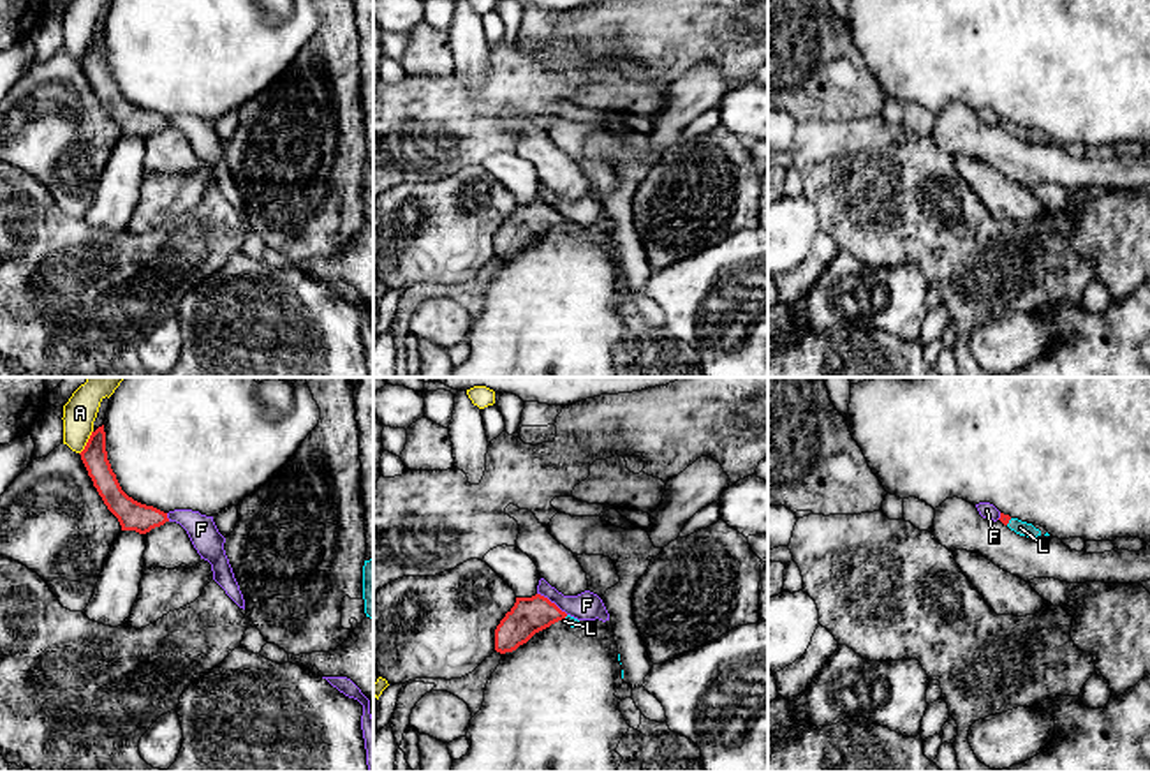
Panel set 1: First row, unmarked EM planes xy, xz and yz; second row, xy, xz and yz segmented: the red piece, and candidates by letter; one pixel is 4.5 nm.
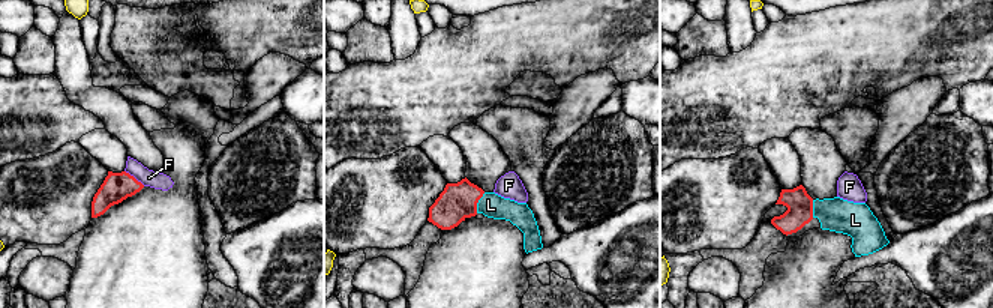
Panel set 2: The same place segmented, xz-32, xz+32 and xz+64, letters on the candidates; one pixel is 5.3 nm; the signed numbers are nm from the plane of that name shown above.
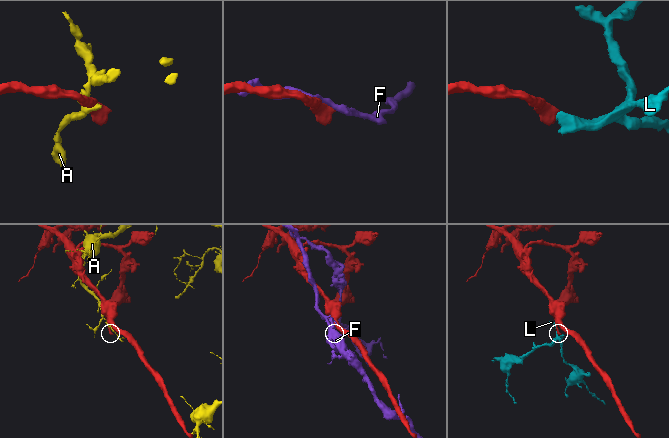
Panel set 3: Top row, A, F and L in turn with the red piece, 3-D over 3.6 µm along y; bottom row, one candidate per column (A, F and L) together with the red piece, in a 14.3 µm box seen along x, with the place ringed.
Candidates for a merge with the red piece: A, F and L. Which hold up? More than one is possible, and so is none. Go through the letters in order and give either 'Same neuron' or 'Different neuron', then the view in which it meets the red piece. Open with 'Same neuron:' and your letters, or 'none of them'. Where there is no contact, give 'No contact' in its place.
Same neuron: L
A: Different neuron. Touches red in xy
F: Different neuron. Touches red in xz
L: Same neuron. Touches red in yz

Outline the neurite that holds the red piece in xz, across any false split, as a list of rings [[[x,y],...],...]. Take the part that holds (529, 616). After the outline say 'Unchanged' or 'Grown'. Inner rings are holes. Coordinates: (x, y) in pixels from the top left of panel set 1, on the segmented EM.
[[[541,594],[532,598],[516,598],[514,606],[495,629],[495,650],[500,654],[512,652],[520,645],[527,643],[535,633],[558,620],[571,627],[579,626],[578,619],[567,615]]]. Grown

